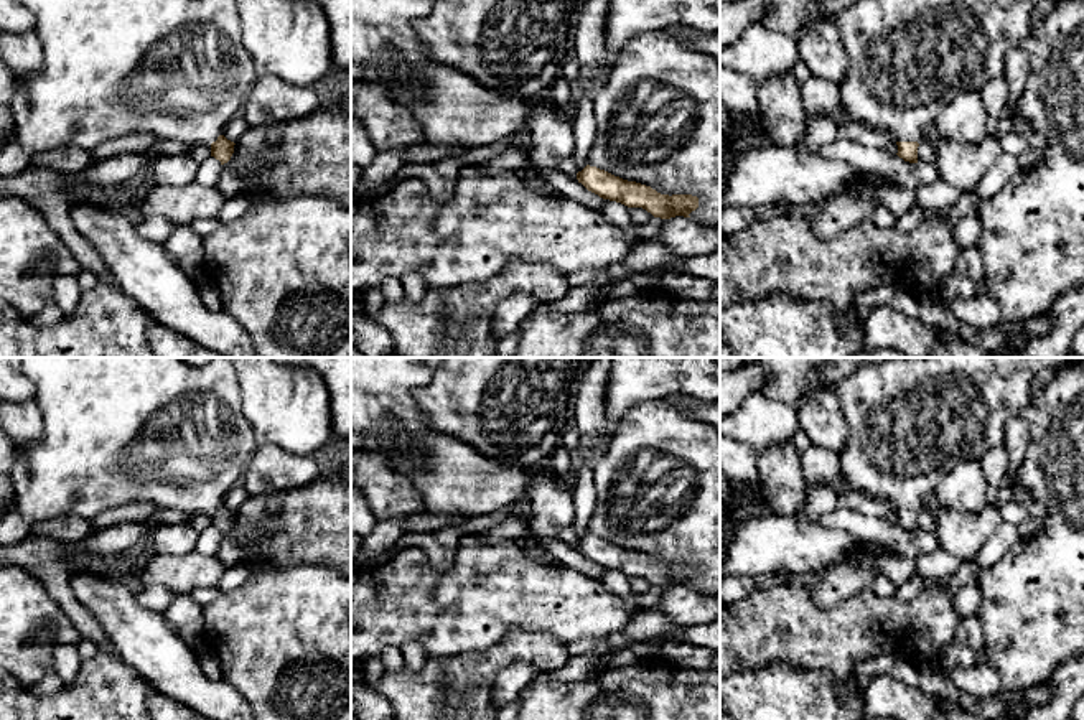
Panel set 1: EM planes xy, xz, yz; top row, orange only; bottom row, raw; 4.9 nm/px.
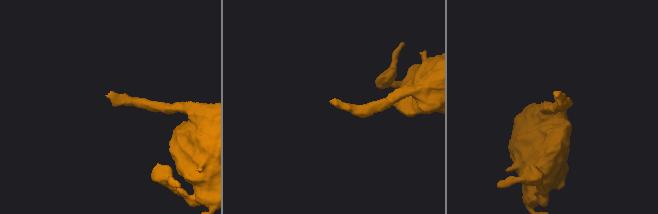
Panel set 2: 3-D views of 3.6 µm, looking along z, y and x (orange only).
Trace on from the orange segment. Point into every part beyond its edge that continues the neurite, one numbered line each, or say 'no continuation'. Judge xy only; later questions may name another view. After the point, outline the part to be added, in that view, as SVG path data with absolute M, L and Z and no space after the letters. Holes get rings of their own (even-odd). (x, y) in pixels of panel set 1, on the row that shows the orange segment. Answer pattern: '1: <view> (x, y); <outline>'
1: xy (177, 70); M23 0L25 7L35 13L35 31L44 51L43 68L30 76L15 74L15 92L10 110L15 122L15 138L0 152L0 175L12 176L30 165L36 153L76 145L86 152L96 150L100 143L115 140L128 133L150 133L157 140L180 140L188 145L211 147L226 125L241 115L257 72L252 56L242 44L242 31L236 0Z

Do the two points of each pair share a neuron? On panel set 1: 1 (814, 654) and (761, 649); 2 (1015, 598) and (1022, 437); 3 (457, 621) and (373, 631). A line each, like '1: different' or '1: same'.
1: same
2: different
3: same

